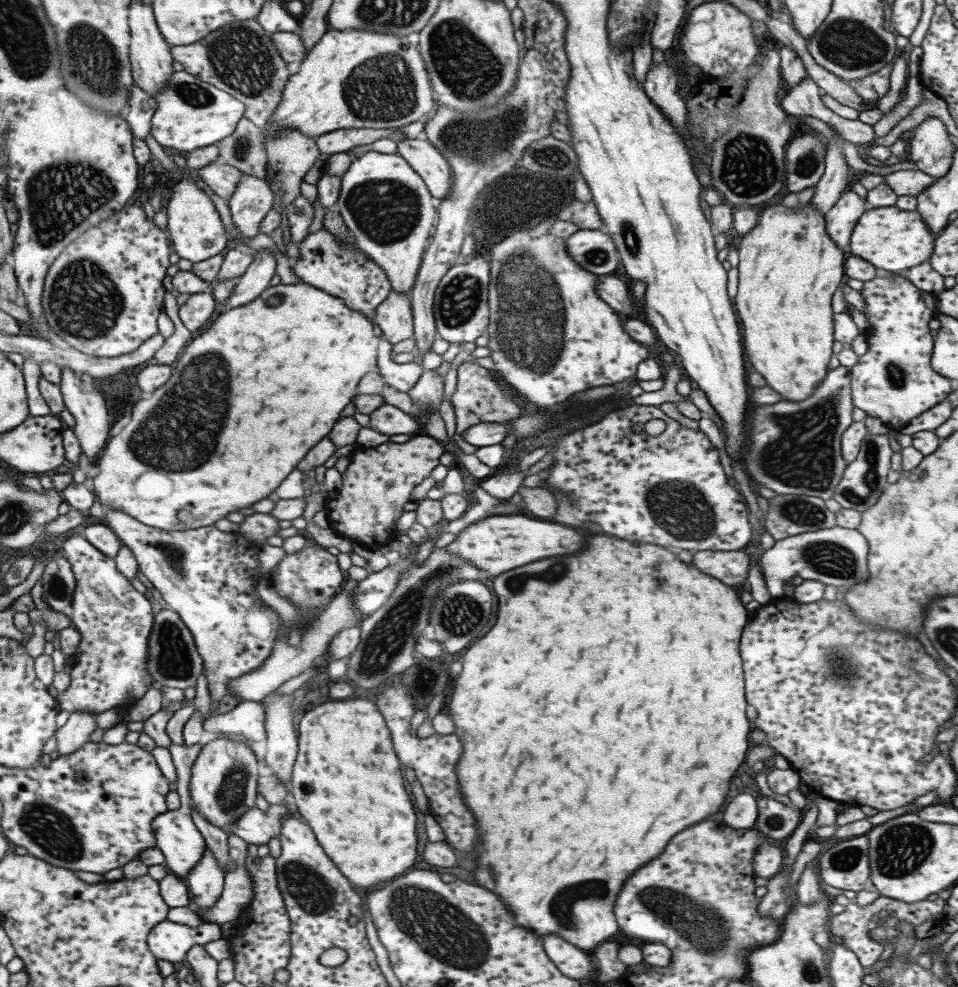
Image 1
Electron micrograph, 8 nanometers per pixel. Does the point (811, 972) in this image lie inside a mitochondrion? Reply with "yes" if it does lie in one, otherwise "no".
yes

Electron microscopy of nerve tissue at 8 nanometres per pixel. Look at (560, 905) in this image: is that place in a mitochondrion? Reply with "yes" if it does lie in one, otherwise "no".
yes

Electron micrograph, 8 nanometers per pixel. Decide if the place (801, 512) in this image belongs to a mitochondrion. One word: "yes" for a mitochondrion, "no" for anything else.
yes

